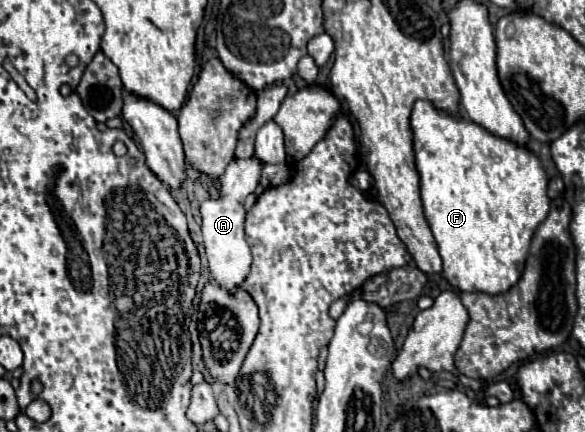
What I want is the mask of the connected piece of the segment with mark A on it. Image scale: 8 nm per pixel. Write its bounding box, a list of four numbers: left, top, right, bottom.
[200,158,262,292]

